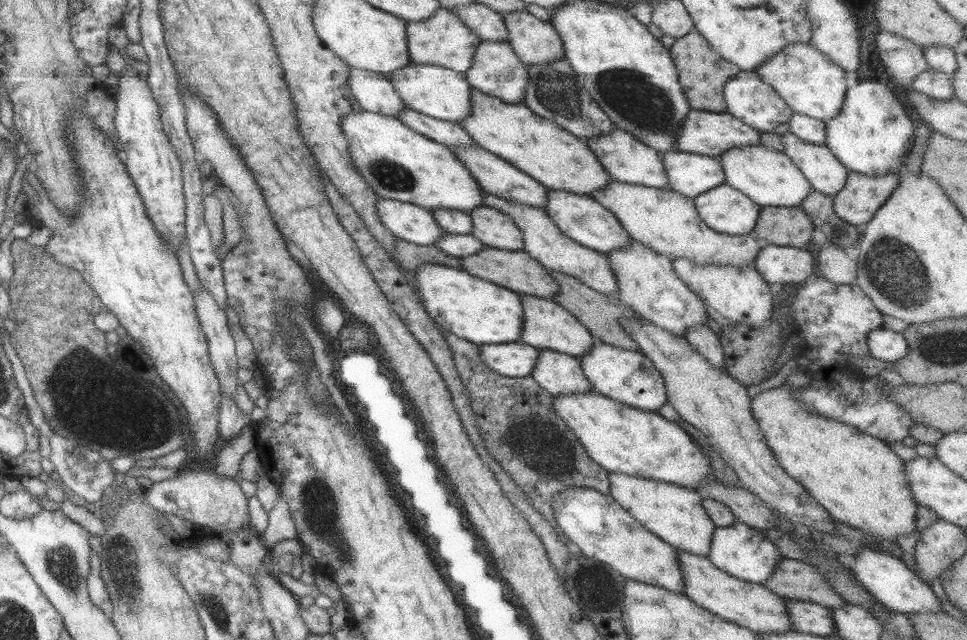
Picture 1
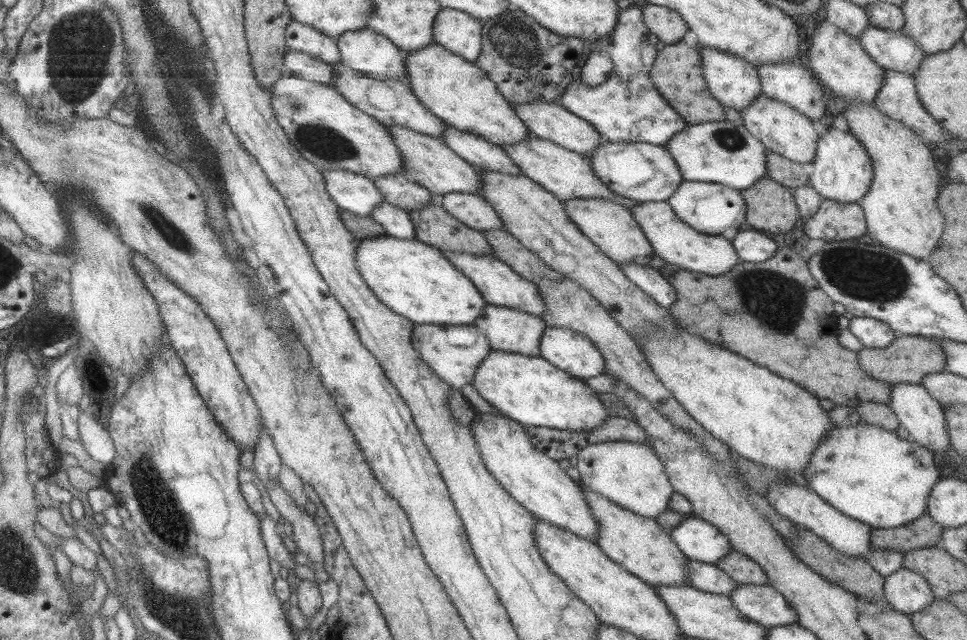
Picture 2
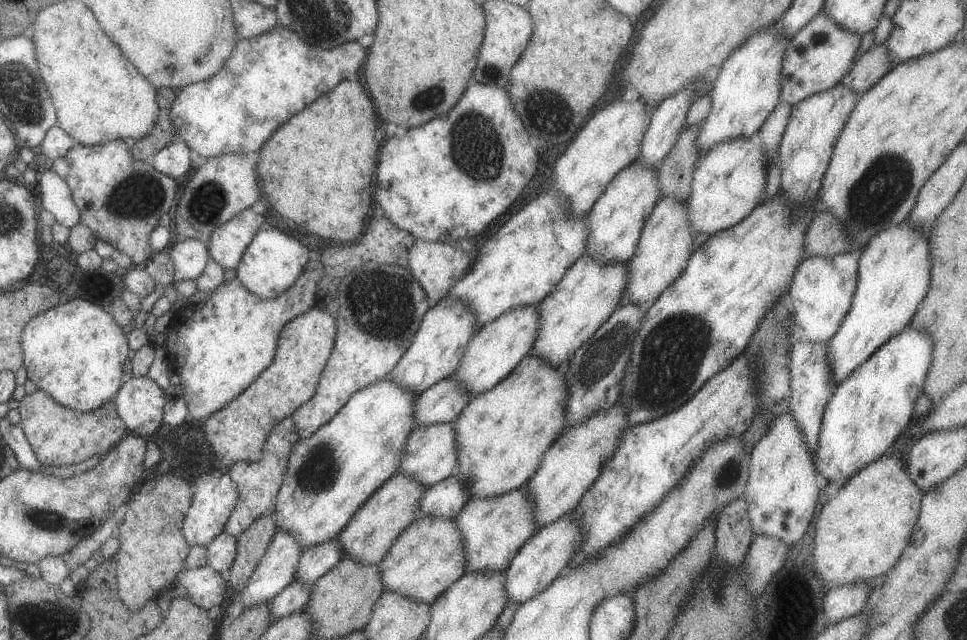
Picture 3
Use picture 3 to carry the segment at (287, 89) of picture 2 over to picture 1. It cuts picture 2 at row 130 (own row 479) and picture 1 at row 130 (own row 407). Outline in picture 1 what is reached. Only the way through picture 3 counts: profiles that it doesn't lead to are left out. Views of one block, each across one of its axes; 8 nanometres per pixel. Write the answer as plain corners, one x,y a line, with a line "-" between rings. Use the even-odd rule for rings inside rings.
360,110
341,118
339,127
347,139
351,163
379,198
465,213
483,205
484,190
451,148
413,132
399,119

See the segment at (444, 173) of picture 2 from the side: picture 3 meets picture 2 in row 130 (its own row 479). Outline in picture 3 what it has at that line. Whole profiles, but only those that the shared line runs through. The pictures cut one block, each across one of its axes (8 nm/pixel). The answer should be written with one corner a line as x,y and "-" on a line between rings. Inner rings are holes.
395,473
390,476
338,532
335,539
342,546
343,556
357,559
358,563
378,565
401,531
419,516
418,502
424,490
426,488
408,474

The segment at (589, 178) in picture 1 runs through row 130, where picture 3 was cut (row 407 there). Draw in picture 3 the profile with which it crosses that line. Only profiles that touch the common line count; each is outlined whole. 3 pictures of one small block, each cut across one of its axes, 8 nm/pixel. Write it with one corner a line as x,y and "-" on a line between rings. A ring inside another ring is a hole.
525,355
515,368
503,380
493,385
493,388
475,395
470,399
469,404
456,416
452,422
454,428
454,441
456,442
457,453
457,476
466,484
471,497
494,497
507,491
519,488
525,485
530,476
538,469
542,454
553,444
553,441
565,430
565,409
568,400
568,392
566,391
566,380
564,379
565,366
552,367
546,363
539,355

